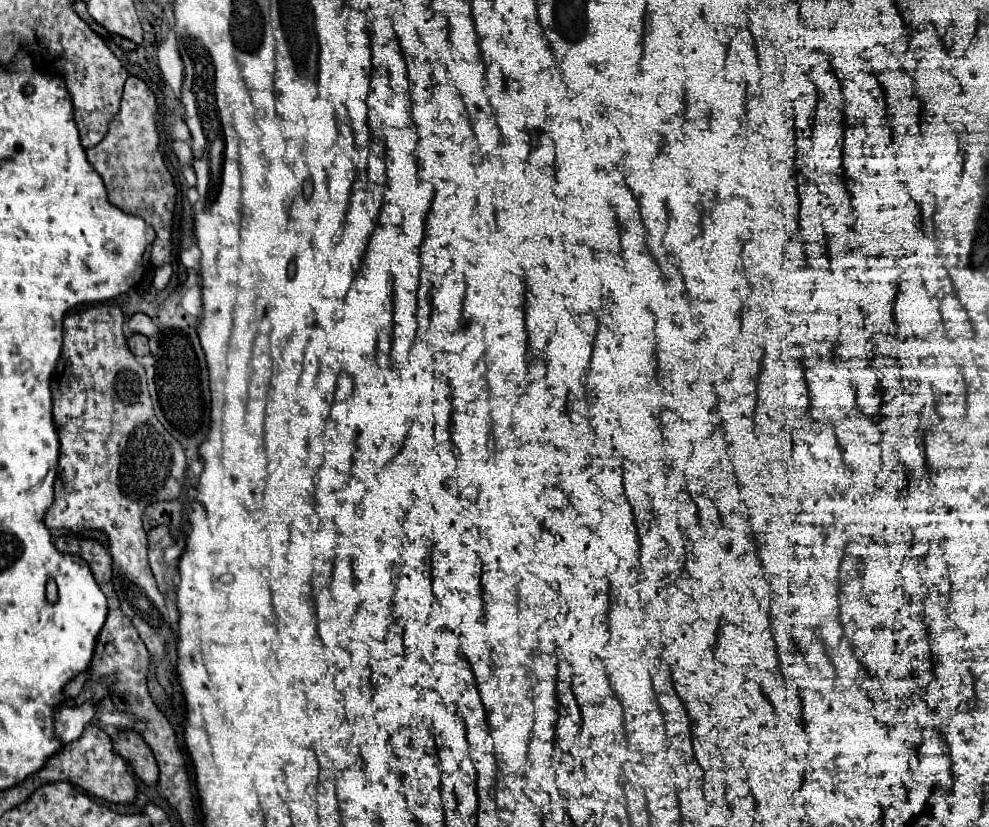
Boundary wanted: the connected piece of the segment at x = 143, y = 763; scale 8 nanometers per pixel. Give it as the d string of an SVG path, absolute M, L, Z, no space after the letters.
M136 731L120 733L118 741L114 741L114 751L134 767L136 775L146 785L158 785L158 775L160 775L158 761L140 733Z

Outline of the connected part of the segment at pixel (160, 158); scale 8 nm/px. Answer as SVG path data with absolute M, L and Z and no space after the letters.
M130 77L124 85L120 113L112 119L106 137L98 145L86 149L86 155L92 167L104 179L108 199L128 215L138 215L150 227L154 227L156 241L152 245L152 265L160 267L164 263L172 263L172 231L176 221L174 211L178 189L170 171L166 169L164 153L160 151L156 119L158 99L154 91L140 77Z

